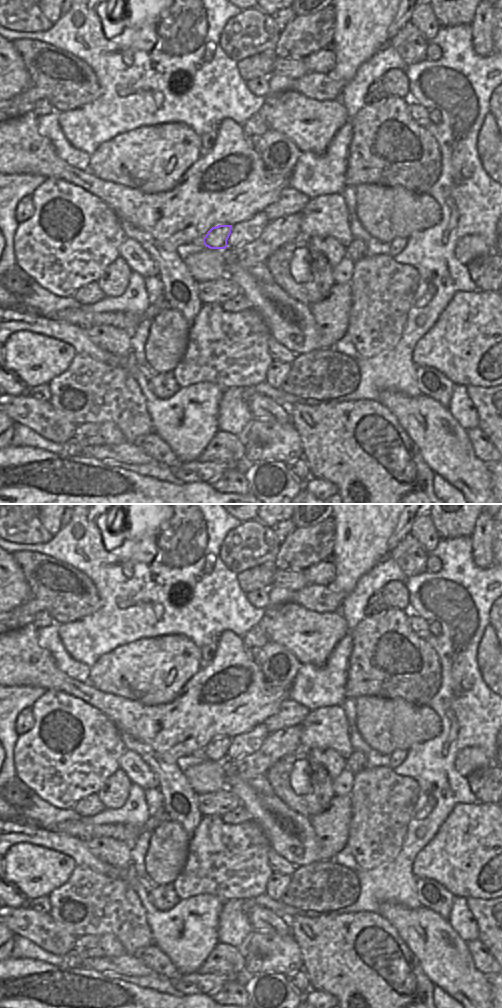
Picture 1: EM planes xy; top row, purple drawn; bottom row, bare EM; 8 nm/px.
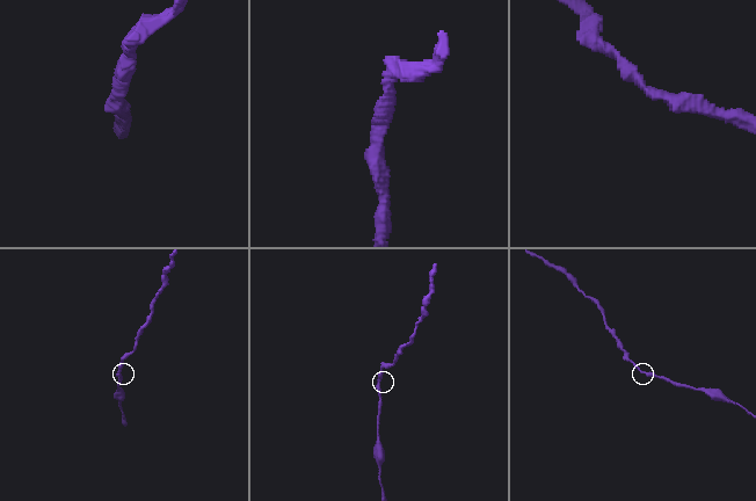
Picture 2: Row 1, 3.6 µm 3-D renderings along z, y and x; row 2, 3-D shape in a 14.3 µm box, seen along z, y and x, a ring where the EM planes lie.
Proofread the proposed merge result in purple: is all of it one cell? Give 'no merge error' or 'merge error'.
no merge error

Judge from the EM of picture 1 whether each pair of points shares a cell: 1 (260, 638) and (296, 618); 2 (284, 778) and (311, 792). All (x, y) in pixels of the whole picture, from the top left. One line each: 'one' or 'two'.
1: two
2: one

